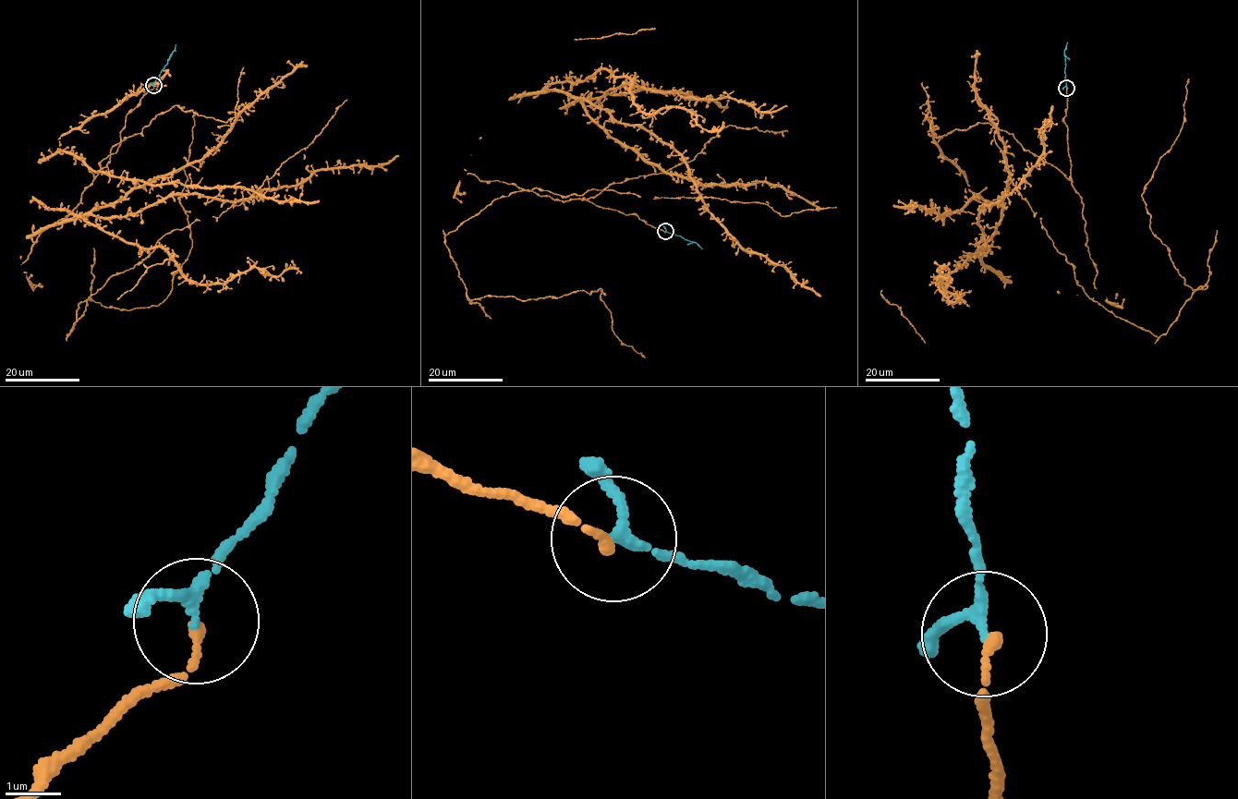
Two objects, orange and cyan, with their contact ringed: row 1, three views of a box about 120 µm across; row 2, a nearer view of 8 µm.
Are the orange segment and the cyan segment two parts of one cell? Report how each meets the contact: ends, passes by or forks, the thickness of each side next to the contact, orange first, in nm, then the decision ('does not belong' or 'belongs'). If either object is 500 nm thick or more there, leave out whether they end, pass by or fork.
orange ends | cyan passes by | 180/160 nm | belongs

